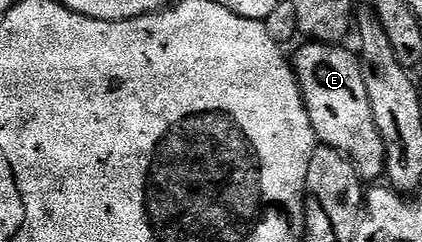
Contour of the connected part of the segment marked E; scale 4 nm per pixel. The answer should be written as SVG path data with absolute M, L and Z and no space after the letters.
M313 41L303 44L292 55L292 66L317 142L324 147L338 148L354 164L362 180L381 180L386 174L386 150L372 117L372 101L368 89L364 89L364 73L357 54L353 50L345 51L342 45Z

